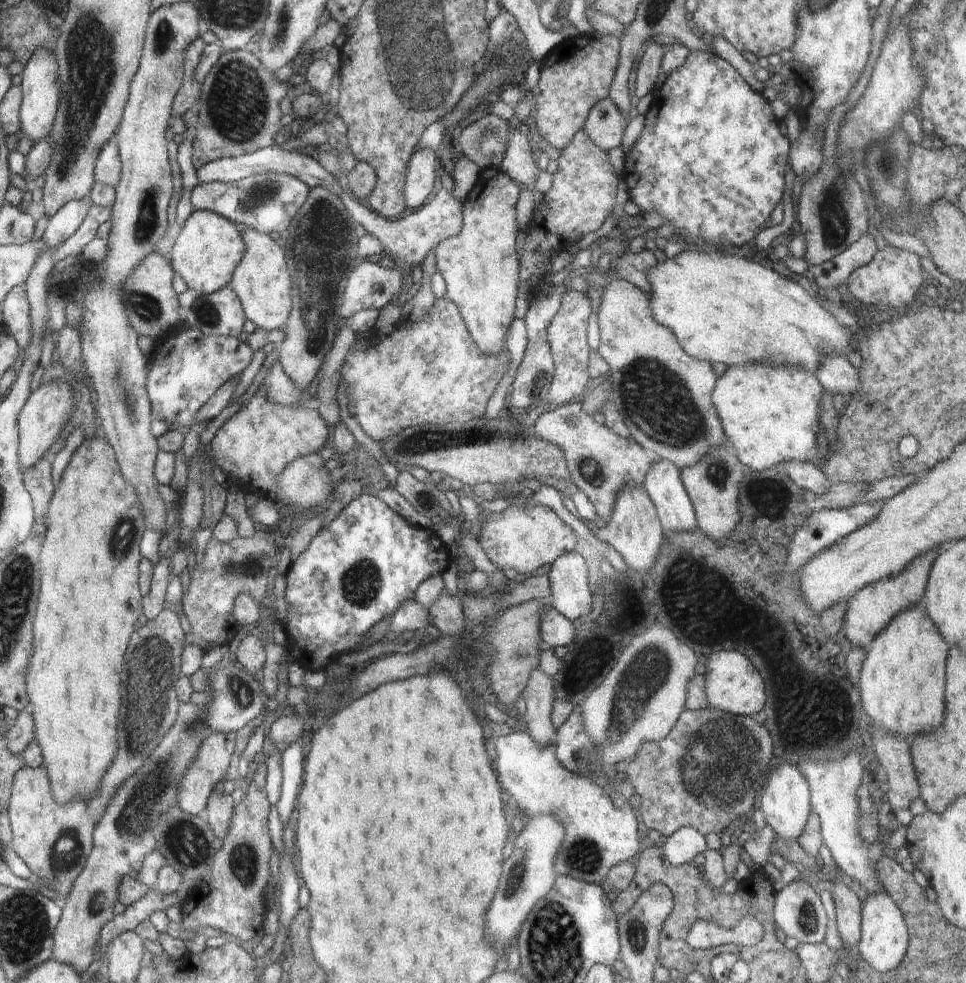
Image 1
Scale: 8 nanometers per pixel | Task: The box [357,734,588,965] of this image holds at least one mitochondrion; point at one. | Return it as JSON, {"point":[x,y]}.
{"point":[517,875]}

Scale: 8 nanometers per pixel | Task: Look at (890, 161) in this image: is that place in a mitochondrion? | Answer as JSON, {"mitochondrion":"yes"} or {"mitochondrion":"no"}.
{"mitochondrion":"yes"}

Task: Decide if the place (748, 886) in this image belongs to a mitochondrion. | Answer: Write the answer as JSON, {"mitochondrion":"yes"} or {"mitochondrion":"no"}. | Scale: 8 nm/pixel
{"mitochondrion":"no"}

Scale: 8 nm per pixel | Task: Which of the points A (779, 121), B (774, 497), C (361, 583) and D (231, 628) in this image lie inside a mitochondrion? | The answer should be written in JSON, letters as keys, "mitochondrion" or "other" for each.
{"A":"other","B":"mitochondrion","C":"mitochondrion","D":"other"}

